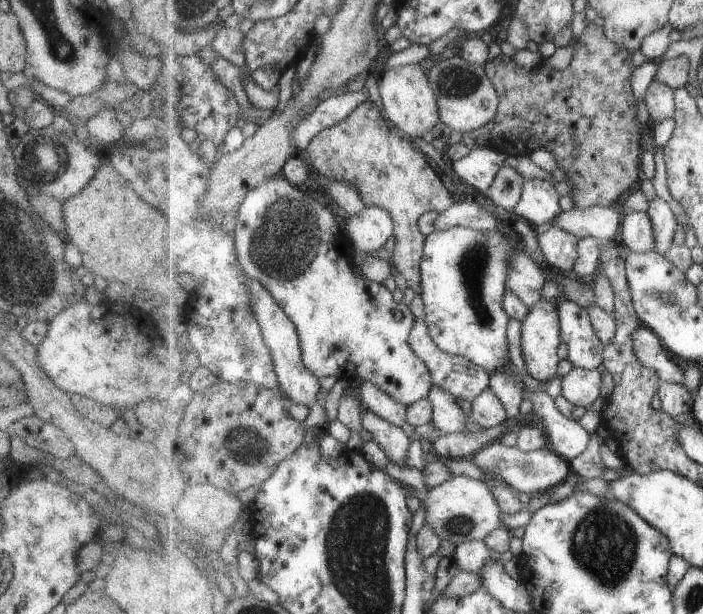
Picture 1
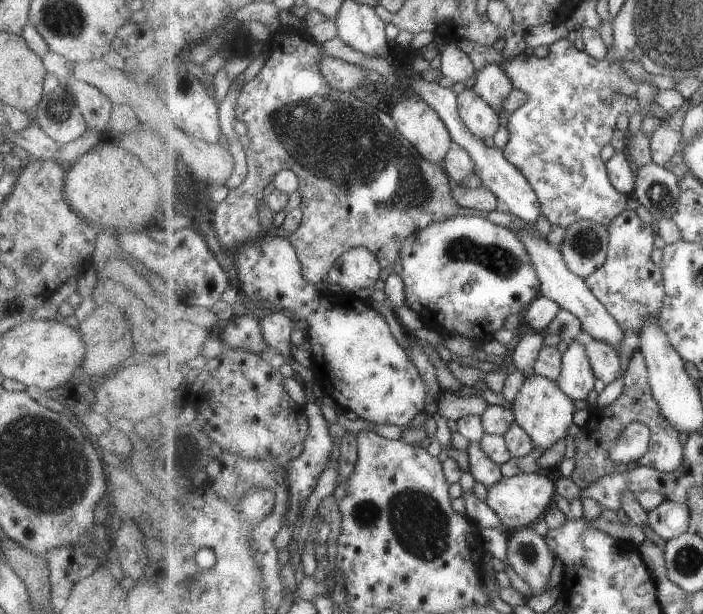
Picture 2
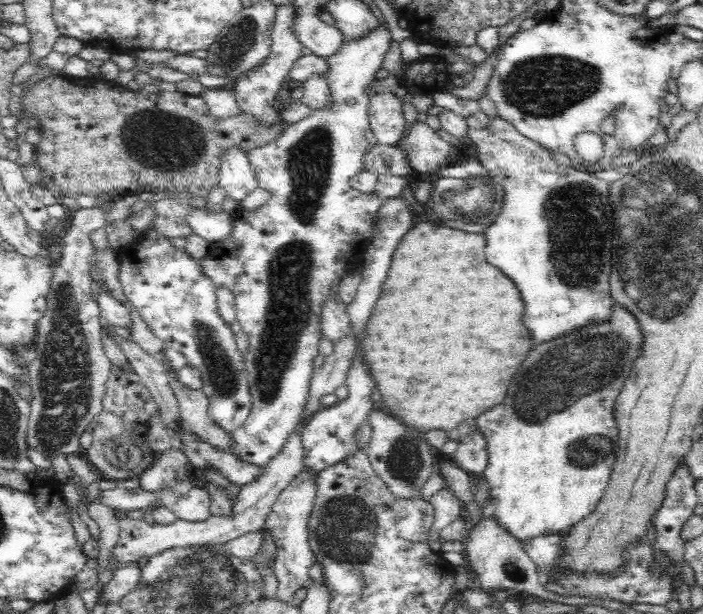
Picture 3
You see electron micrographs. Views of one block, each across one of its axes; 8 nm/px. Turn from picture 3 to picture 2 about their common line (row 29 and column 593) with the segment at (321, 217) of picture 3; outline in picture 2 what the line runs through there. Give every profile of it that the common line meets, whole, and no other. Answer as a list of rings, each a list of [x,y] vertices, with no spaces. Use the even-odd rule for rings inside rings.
[[[585,339],[572,341],[563,353],[561,378],[556,380],[561,390],[573,400],[587,400],[589,392],[595,388],[596,373],[585,352]]]

